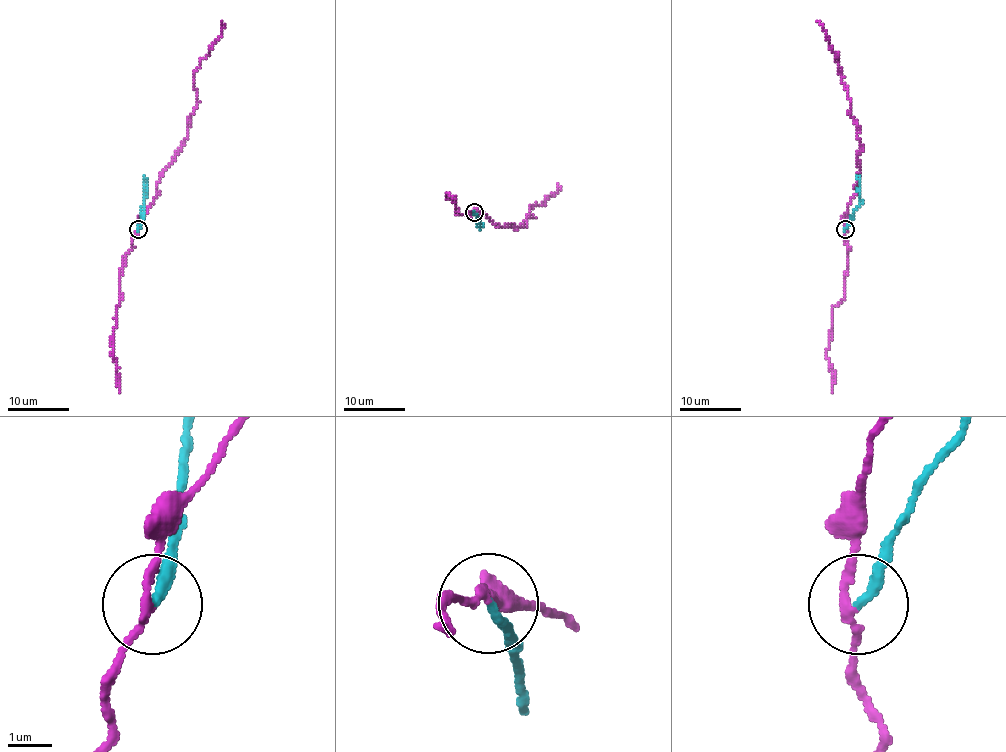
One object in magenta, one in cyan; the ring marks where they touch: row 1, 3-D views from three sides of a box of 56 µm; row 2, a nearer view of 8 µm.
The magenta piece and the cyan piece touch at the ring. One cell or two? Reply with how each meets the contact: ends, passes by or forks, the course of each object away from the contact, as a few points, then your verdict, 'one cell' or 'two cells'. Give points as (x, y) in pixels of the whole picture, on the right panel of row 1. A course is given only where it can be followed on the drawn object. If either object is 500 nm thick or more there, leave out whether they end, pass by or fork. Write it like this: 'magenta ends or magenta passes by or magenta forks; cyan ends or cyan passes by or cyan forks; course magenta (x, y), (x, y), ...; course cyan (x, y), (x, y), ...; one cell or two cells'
magenta passes by; cyan ends; course magenta (845, 229), (846, 206), (856, 193), (860, 141), (857, 124), (850, 114), (851, 102), (837, 54), (817, 22); course cyan (845, 229), (860, 204), (857, 176); two cells

